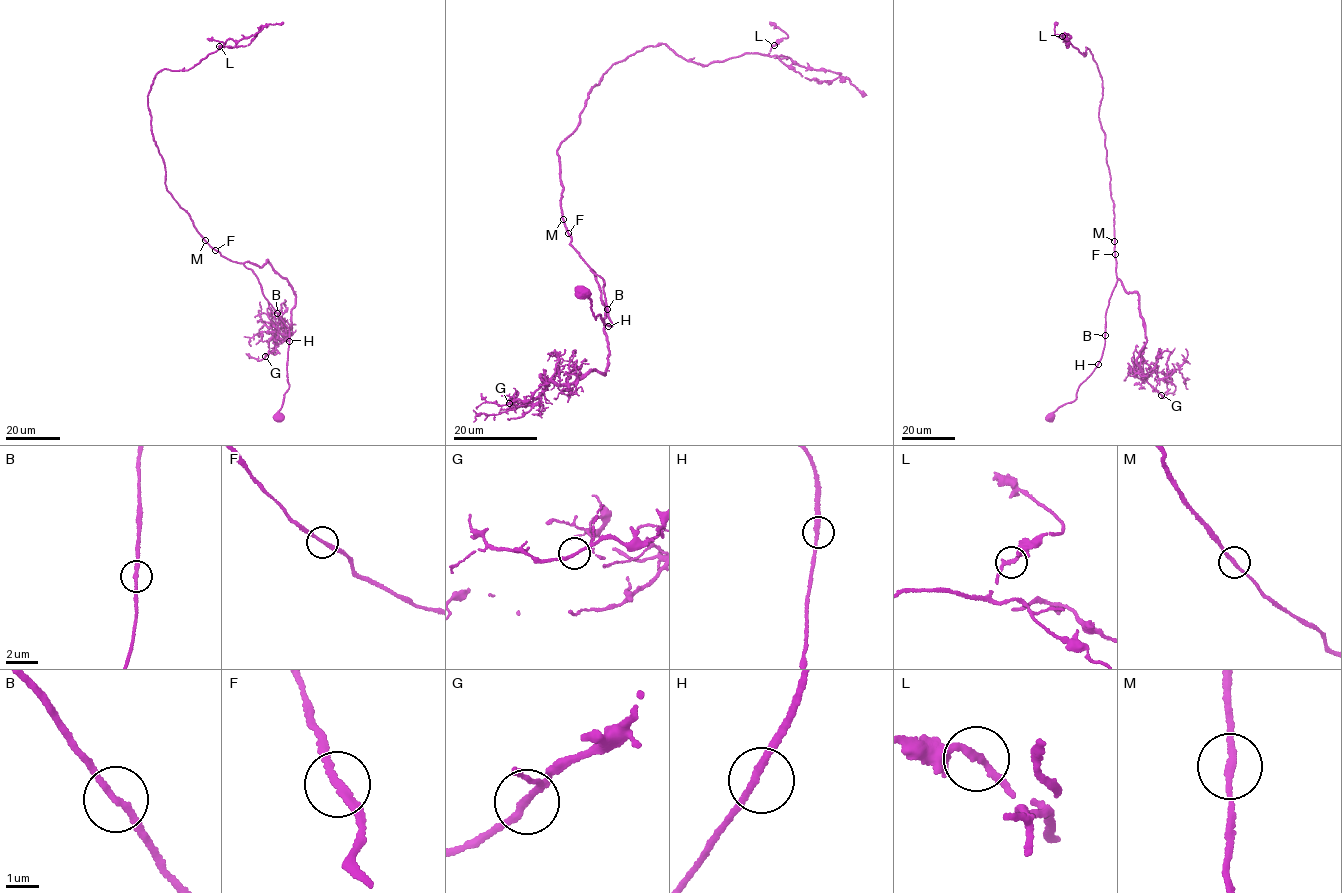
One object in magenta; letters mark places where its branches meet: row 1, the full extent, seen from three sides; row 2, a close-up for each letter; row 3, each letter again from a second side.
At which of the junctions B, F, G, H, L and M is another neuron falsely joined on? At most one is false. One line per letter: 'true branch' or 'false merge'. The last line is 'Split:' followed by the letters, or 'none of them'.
B: true branch
F: true branch
G: true branch
H: true branch
L: true branch
M: true branch
Split: none of them

